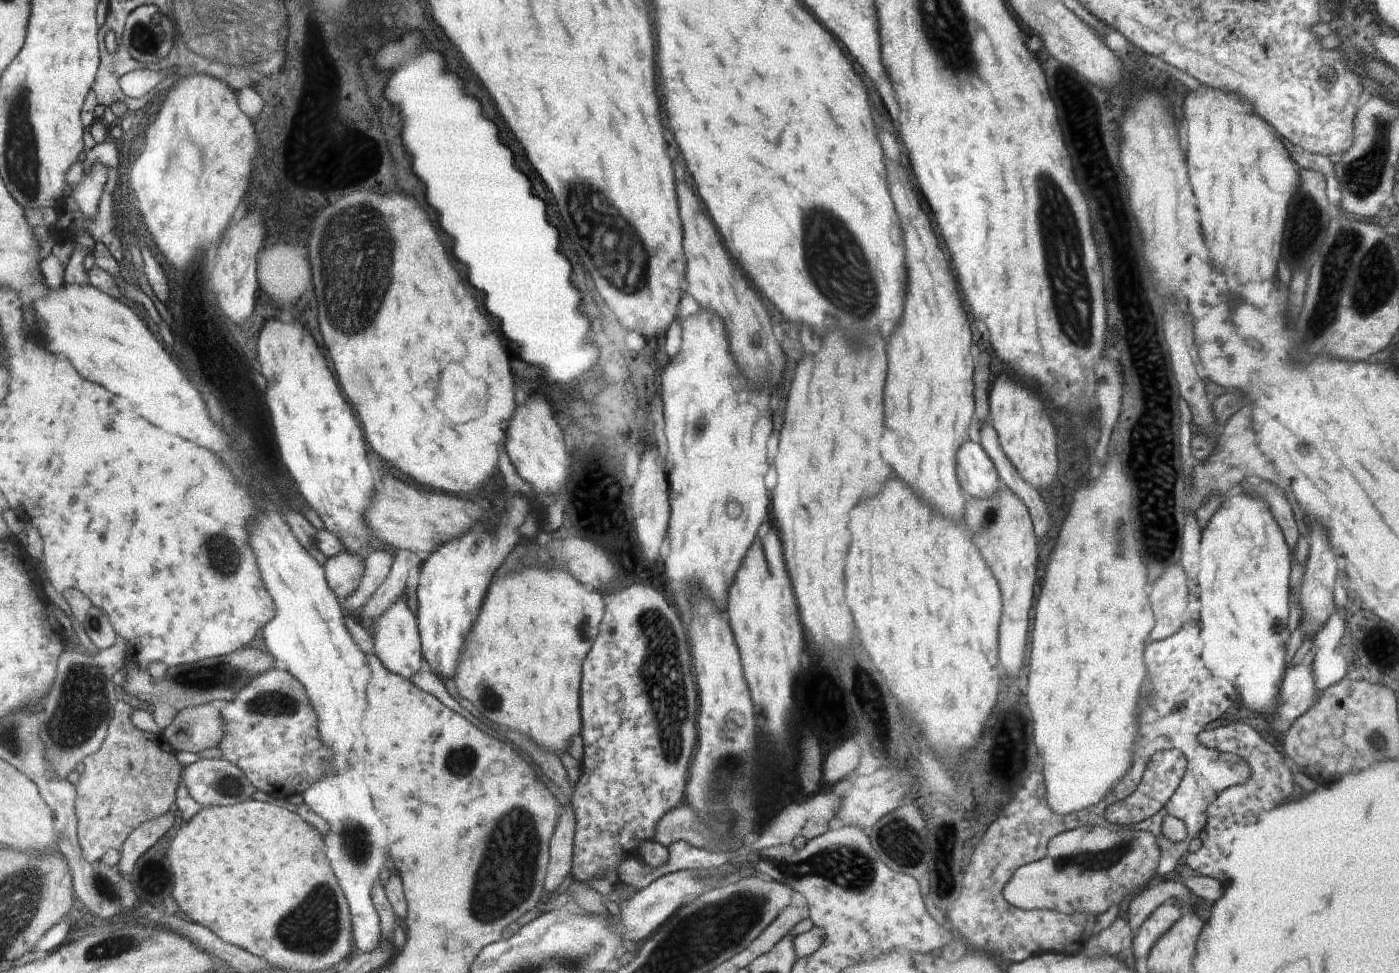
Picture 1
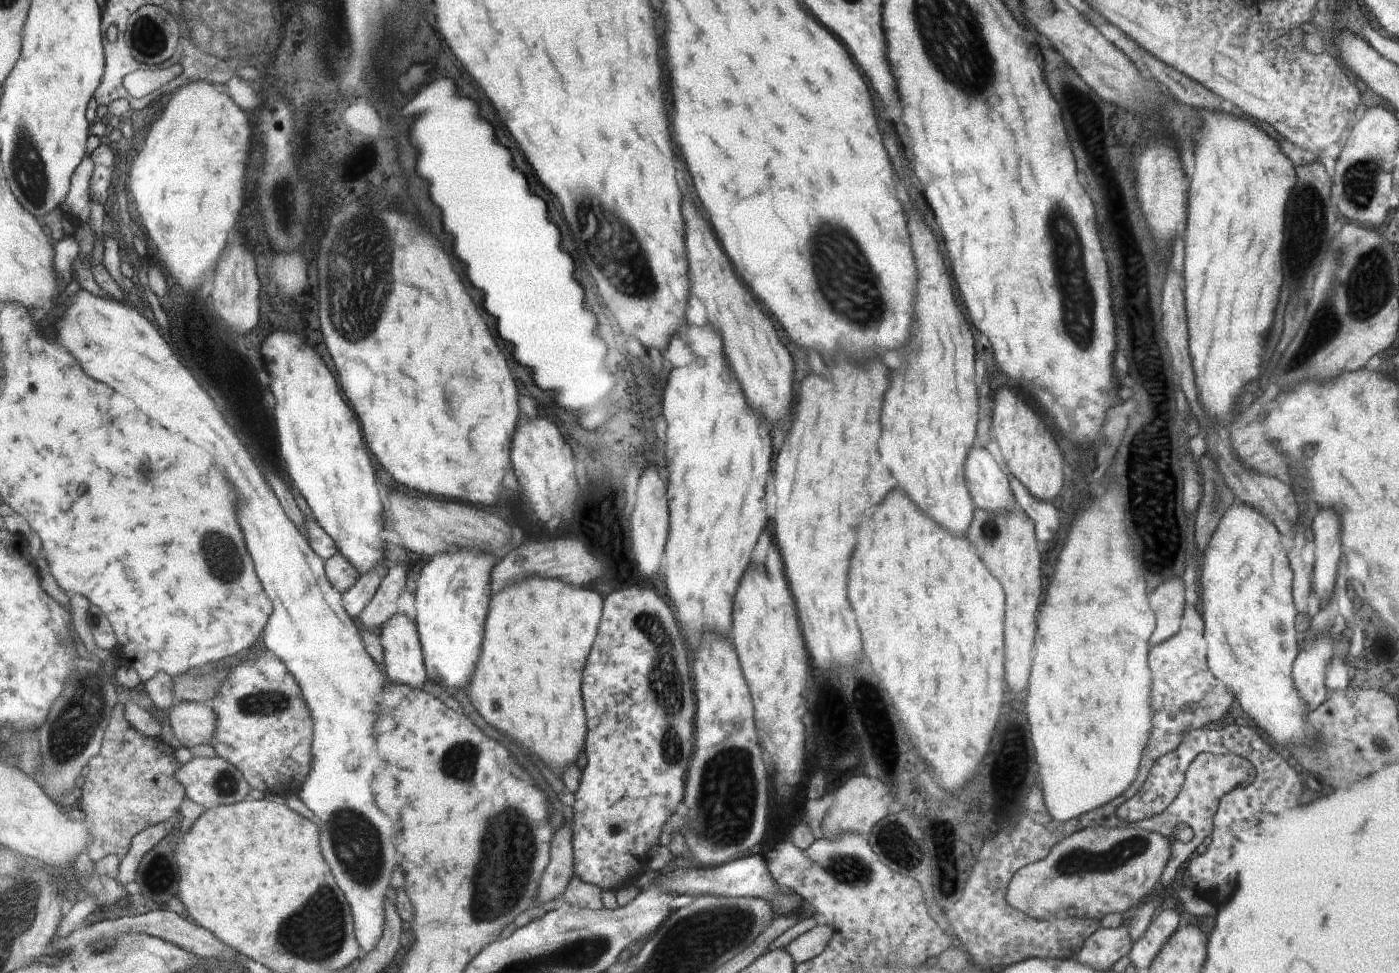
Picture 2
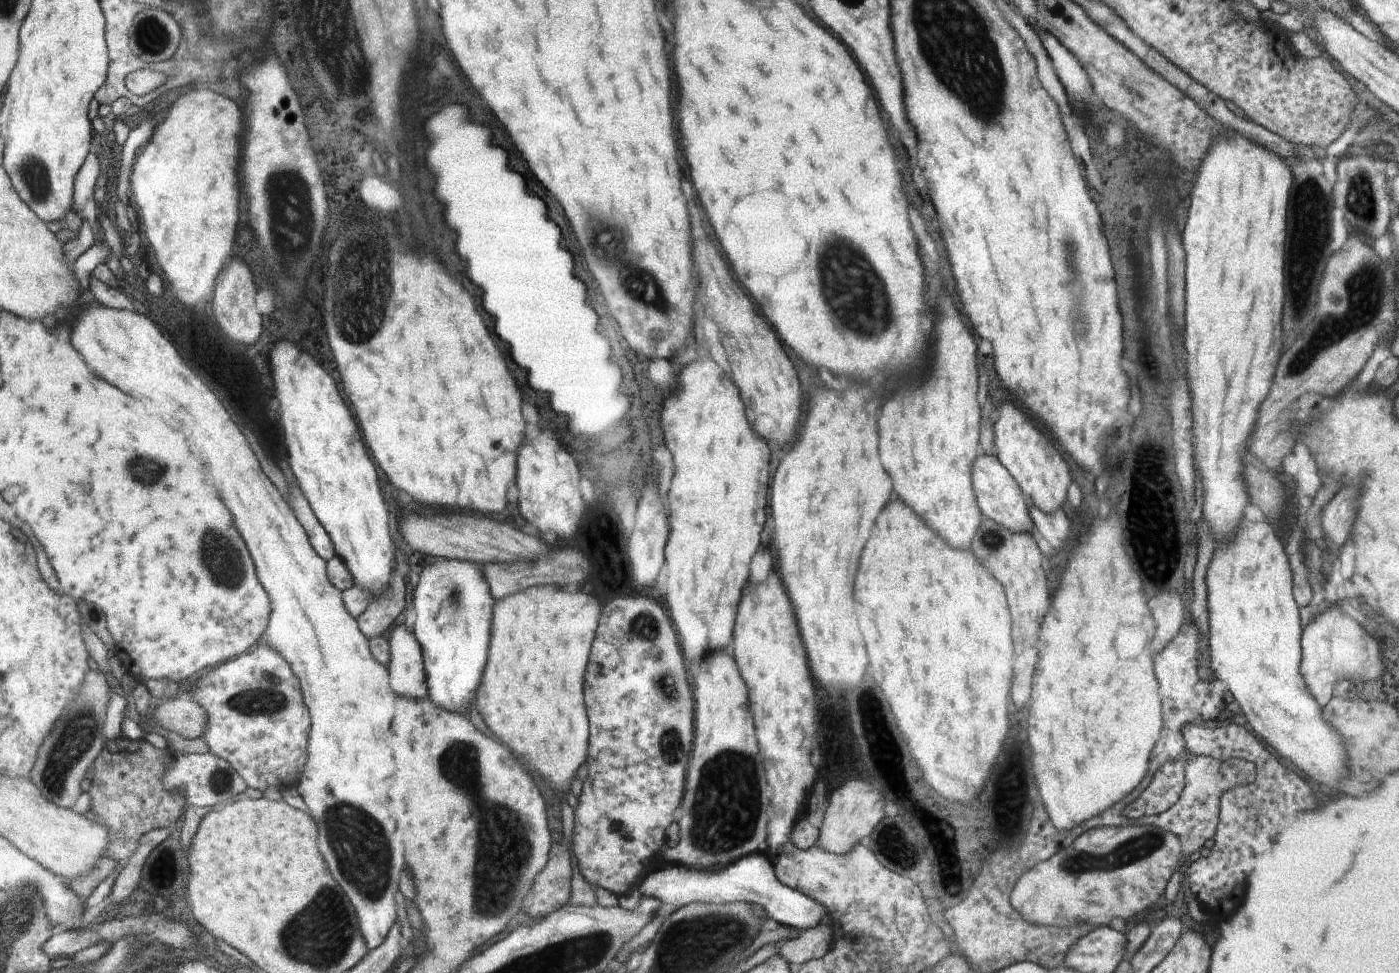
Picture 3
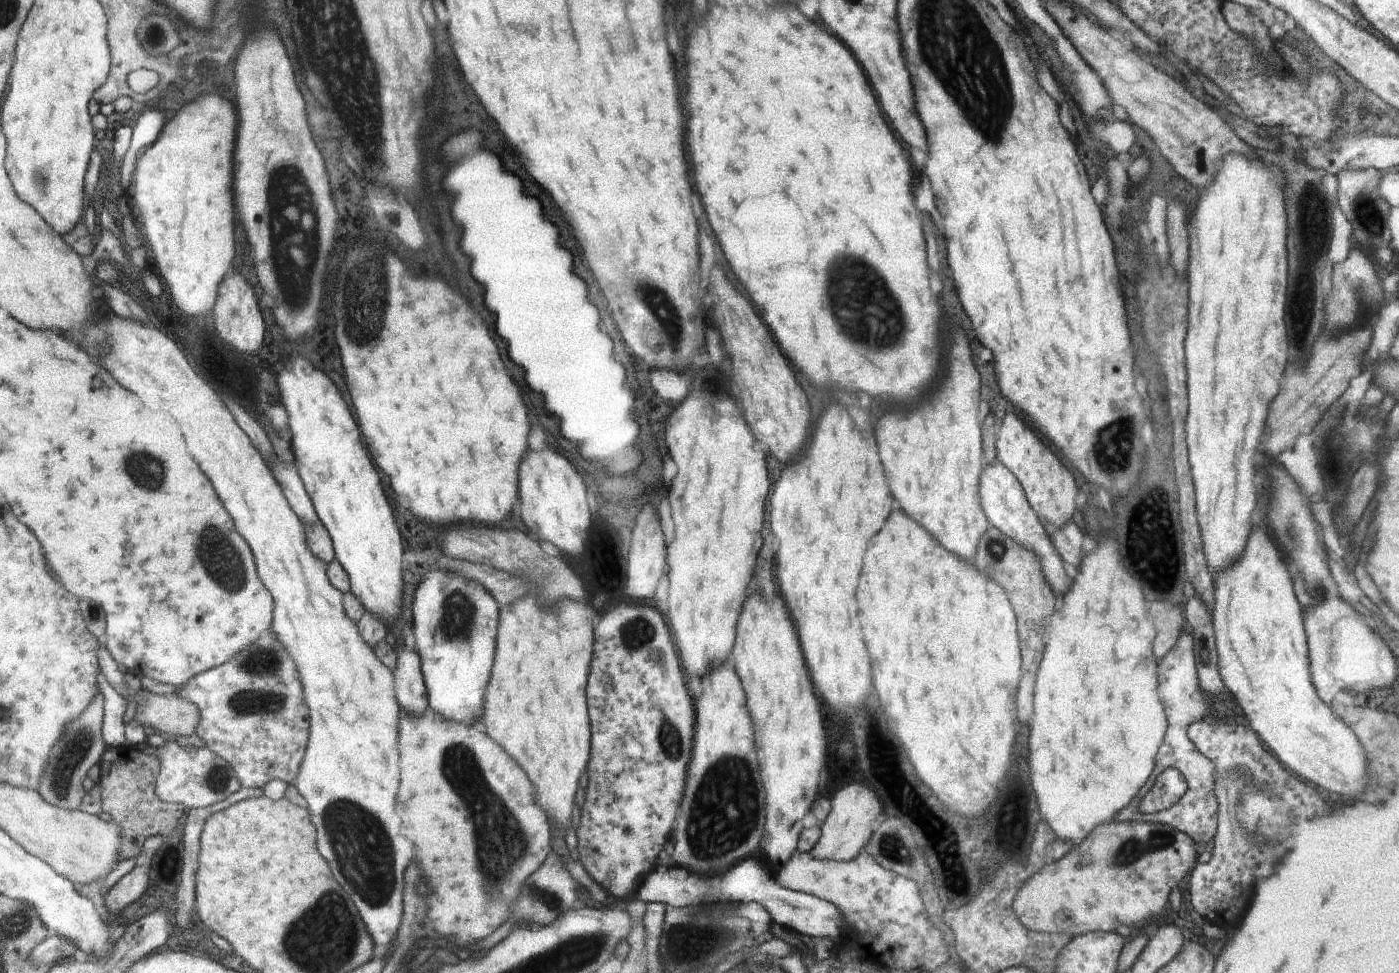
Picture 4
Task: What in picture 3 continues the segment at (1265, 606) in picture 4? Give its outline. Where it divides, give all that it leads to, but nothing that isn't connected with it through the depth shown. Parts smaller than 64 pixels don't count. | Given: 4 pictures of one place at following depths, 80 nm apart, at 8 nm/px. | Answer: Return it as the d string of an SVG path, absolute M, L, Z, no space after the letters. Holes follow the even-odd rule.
M1241 518L1231 541L1217 542L1205 581L1209 614L1209 666L1217 679L1227 684L1258 738L1264 738L1280 754L1314 780L1336 786L1346 774L1347 750L1343 738L1322 716L1320 705L1308 692L1301 672L1302 660L1299 606L1293 595L1293 574L1279 531L1268 521Z

